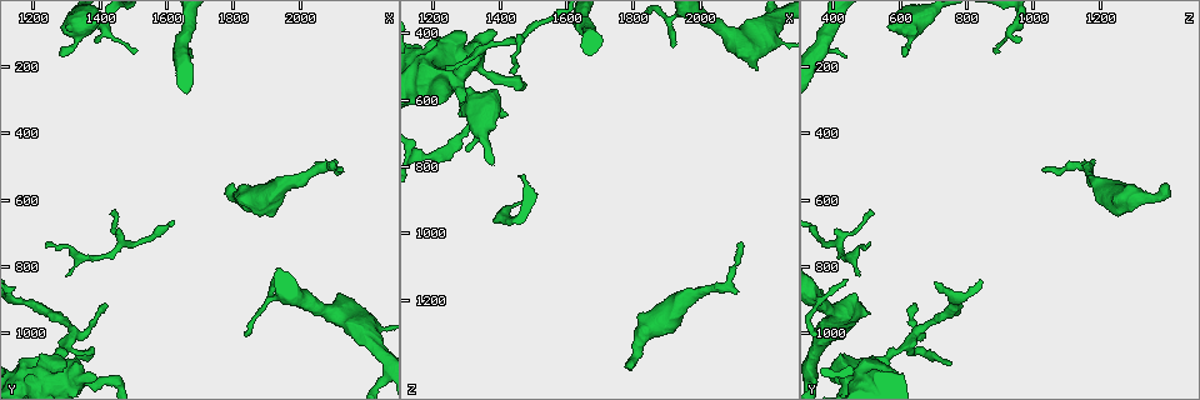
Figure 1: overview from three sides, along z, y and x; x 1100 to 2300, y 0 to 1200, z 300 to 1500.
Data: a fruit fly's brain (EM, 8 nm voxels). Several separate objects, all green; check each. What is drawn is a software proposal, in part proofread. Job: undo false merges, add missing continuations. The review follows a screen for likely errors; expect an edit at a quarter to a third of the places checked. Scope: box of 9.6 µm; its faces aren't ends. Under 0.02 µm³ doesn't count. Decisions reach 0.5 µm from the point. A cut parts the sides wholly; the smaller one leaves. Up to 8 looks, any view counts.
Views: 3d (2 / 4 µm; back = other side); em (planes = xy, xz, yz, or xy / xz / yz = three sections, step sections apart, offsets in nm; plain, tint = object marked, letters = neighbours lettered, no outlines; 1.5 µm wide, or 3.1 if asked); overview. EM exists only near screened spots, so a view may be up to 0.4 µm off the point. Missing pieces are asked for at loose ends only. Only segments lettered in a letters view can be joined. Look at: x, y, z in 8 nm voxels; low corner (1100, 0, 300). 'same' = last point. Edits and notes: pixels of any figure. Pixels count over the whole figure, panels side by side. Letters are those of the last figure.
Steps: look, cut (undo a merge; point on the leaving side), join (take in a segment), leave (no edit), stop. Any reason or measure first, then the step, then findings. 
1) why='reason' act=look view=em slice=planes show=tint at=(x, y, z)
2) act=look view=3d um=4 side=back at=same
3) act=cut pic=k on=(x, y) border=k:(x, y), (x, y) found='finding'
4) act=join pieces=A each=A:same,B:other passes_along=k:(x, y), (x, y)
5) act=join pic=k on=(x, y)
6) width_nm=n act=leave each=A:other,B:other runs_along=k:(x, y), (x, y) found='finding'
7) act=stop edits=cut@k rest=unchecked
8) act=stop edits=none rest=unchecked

why='an open end' act=look view=em slice=xy step=8 show=tint at=(1300, 1100, 760)

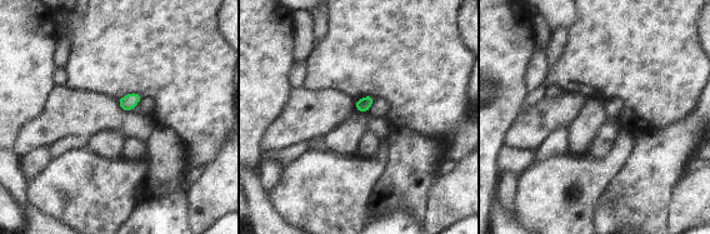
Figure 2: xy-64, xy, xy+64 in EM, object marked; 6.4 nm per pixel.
why='cut it another way' act=look view=em slice=yz step=8 show=letters at=same

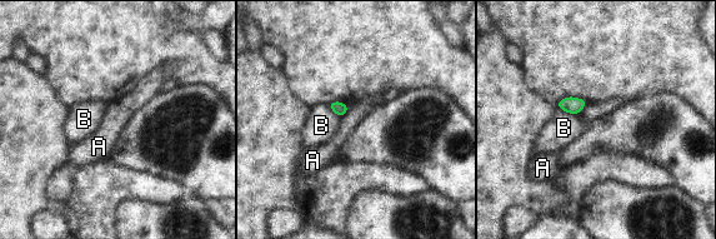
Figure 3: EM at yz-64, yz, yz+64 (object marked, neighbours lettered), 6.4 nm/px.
act=leave each=A:other,B:other border=3:(349, 106), (349, 110), (341, 118) found='none of them fits'

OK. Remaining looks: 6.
why='free end' act=look view=em slice=planes show=letters at=(2120, 510, 1020)

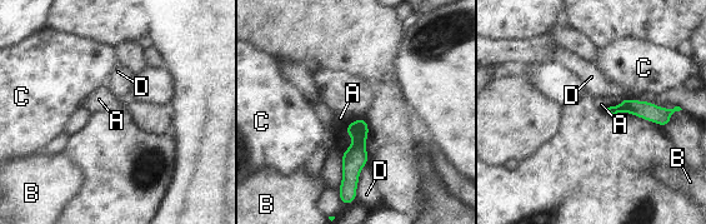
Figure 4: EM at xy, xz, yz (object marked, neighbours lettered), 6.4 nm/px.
act=leave each=A:other,B:other,C:other,D:other border=4:(622, 100), (604, 110) found='none of them fits'

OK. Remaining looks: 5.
why='thick turns thin' act=look view=3d um=4 at=(1830, 600, 1300)

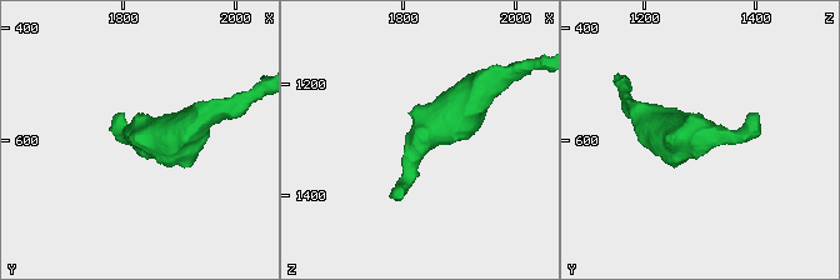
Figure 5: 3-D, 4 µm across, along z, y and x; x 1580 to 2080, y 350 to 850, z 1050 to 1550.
why='shape alone is not enough' act=look view=em slice=xz step=4 show=tint at=(1825, 590, 1310)

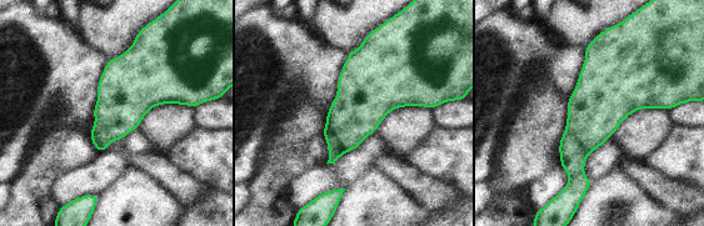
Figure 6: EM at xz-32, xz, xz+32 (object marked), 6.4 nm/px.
act=look view=em slice=xz step=4 show=letters at=same

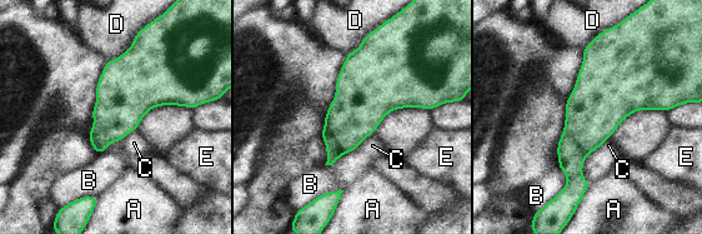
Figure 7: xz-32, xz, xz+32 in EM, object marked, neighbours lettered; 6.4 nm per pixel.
act=leave each=A:other,B:other,C:other,D:other,E:other border=7:(191, 109), (156, 105), (136, 128) found='one neuron here'

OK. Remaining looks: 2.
act=stop edits=none rest=unchecked

